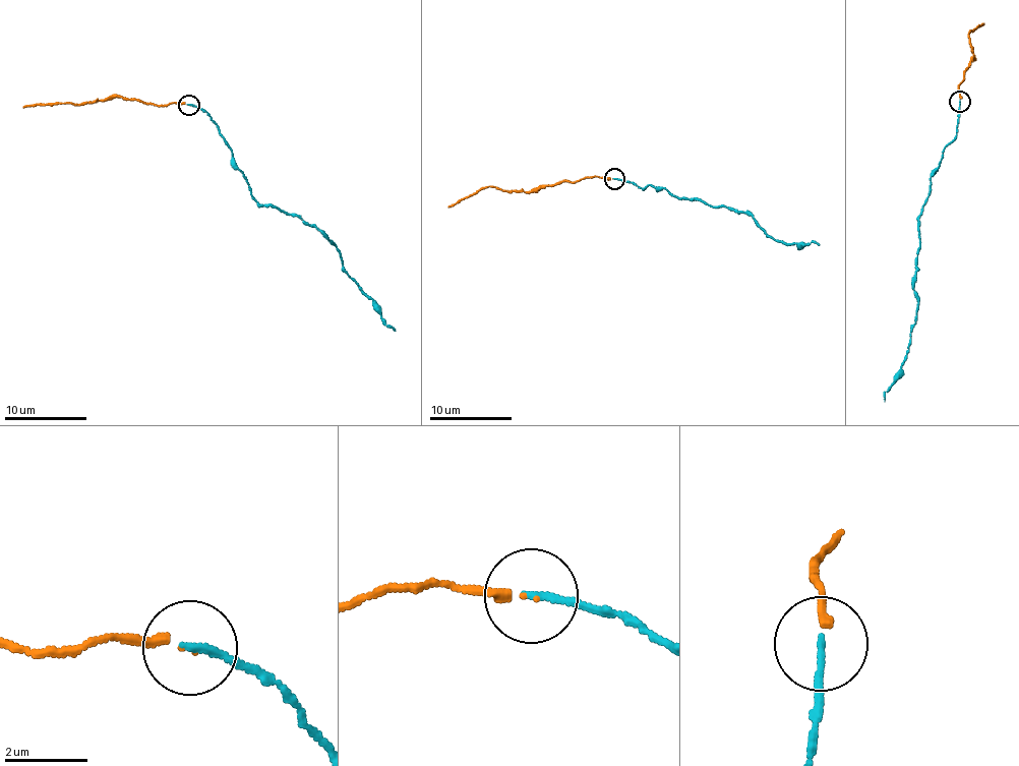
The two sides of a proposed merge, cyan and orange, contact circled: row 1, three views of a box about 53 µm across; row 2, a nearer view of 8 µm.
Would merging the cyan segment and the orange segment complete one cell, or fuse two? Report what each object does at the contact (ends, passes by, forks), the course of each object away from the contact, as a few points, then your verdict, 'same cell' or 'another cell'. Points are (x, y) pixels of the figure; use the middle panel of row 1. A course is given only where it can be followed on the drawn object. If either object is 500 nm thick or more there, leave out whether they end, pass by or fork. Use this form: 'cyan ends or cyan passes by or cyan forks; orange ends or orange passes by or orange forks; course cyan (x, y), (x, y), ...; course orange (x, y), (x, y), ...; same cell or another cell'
cyan ends; orange ends; course cyan (613, 179), (651, 184), (674, 197), (698, 198), (753, 216), (767, 237), (797, 247), (820, 245); course orange (613, 179), (583, 177), (536, 189), (513, 190), (486, 186), (448, 208); same cell

